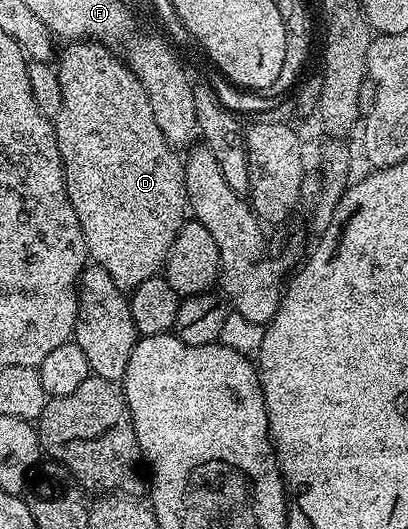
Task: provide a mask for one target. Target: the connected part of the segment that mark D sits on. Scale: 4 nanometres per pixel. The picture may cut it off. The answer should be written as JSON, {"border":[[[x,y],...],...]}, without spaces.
{"border":[[[70,42],[65,45],[62,57],[56,60],[58,77],[60,78],[60,94],[64,94],[64,102],[60,102],[60,114],[53,117],[54,133],[58,139],[58,149],[62,159],[62,168],[66,172],[66,189],[68,198],[72,202],[72,210],[76,210],[76,218],[80,218],[80,226],[84,234],[84,242],[89,259],[99,264],[123,290],[133,290],[148,278],[159,275],[163,271],[166,258],[170,254],[170,247],[176,234],[188,219],[188,201],[186,198],[186,166],[183,157],[179,154],[156,124],[155,115],[149,105],[148,94],[144,86],[129,65],[113,56],[111,49],[103,43],[97,42]]]}

